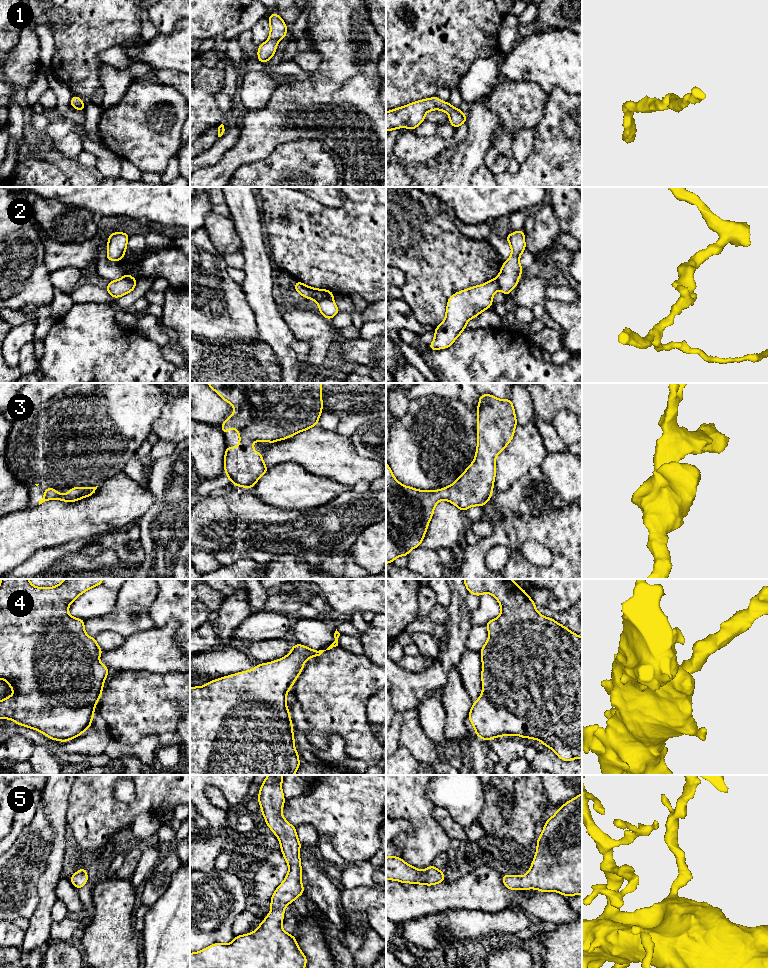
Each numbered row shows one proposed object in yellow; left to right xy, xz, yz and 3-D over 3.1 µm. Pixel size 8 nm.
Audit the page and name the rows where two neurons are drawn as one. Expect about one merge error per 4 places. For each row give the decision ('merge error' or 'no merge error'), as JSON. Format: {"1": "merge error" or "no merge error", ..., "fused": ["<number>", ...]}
{"1": "no merge error", "2": "merge error", "3": "no merge error", "4": "no merge error", "5": "no merge error", "fused": ["2"]}

